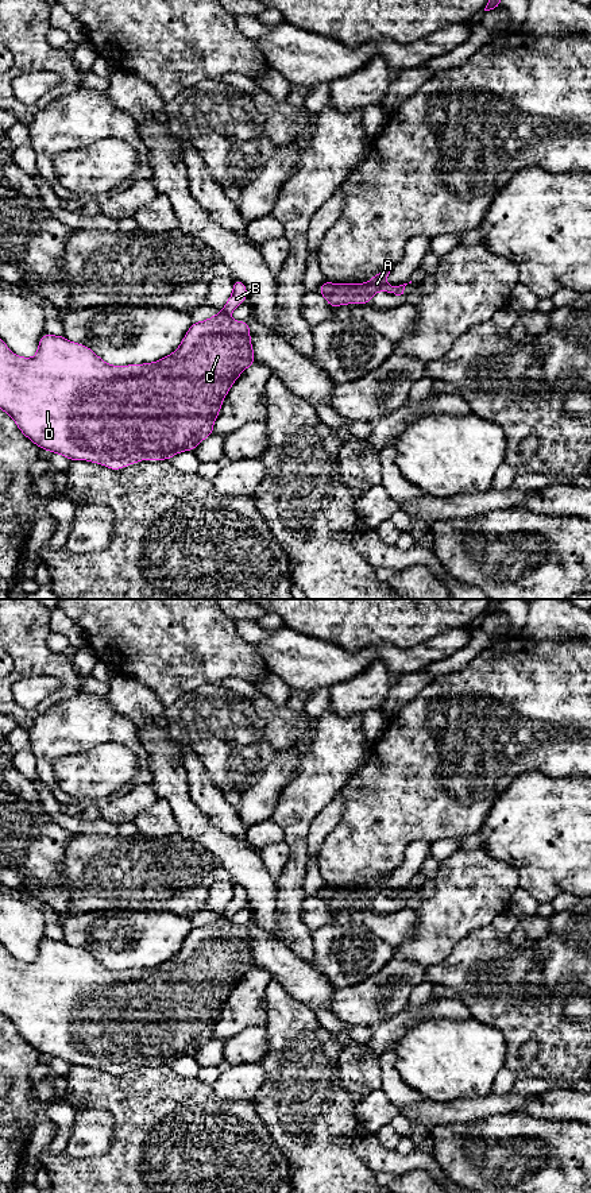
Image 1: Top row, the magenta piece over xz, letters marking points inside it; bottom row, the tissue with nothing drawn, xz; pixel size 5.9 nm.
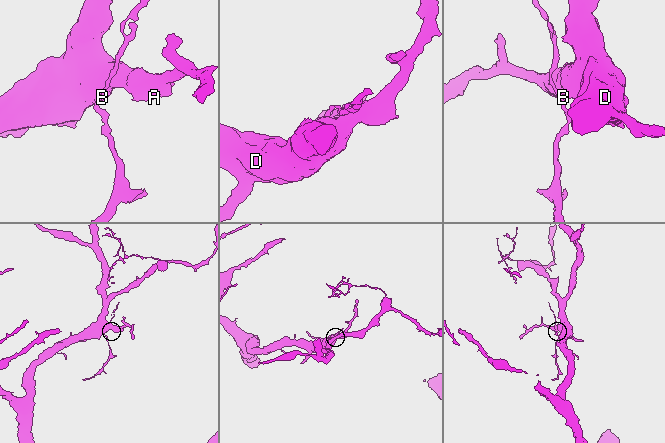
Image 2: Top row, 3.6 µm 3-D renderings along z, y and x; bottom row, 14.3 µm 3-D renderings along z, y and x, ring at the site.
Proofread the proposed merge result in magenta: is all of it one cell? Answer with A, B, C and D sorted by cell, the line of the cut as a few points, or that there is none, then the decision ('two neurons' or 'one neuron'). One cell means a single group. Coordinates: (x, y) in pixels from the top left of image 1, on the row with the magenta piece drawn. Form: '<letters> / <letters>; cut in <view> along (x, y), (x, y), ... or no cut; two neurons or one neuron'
A C D / B; cut in xz along (223, 311), (228, 313); two neurons

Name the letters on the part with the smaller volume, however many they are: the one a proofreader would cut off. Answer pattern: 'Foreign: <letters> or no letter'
Foreign: B

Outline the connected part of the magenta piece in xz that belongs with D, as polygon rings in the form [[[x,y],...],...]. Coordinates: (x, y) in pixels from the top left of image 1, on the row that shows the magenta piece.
[[[219,312],[208,320],[193,323],[174,352],[157,362],[143,364],[112,366],[97,356],[88,345],[73,343],[65,336],[49,333],[40,337],[36,355],[34,358],[24,358],[15,355],[0,339],[0,409],[15,421],[19,431],[36,447],[50,451],[51,453],[61,453],[70,462],[88,460],[117,471],[140,460],[169,460],[184,451],[194,451],[202,440],[213,435],[213,425],[225,395],[240,374],[254,363],[254,348],[248,321],[233,321],[229,313],[224,312]]]

